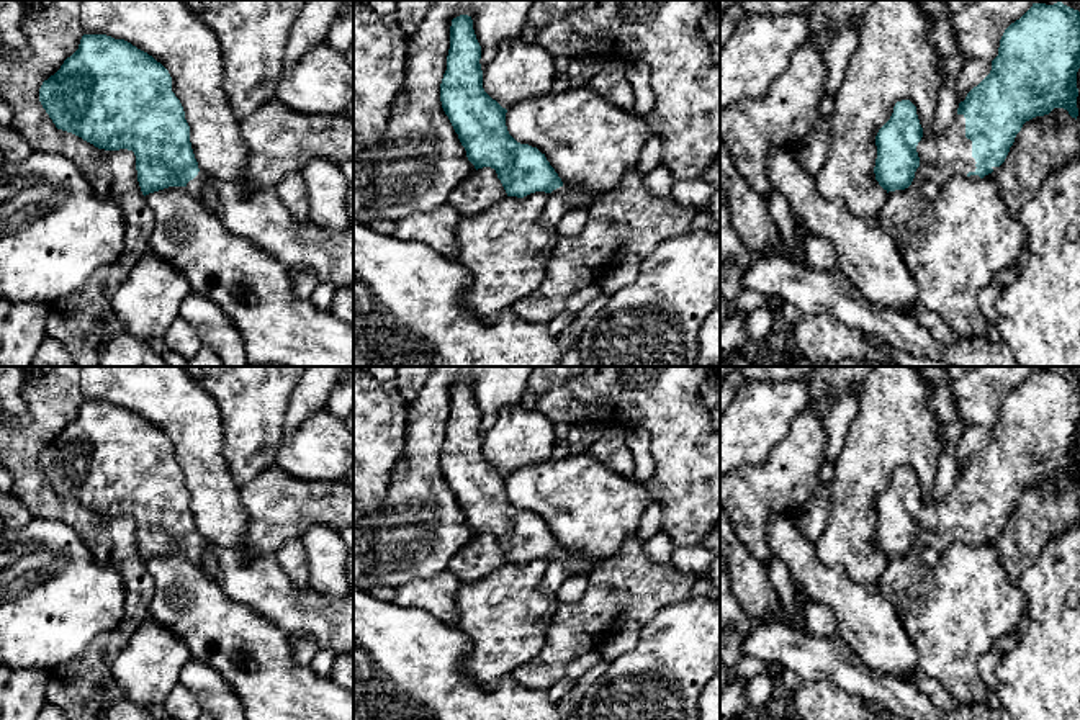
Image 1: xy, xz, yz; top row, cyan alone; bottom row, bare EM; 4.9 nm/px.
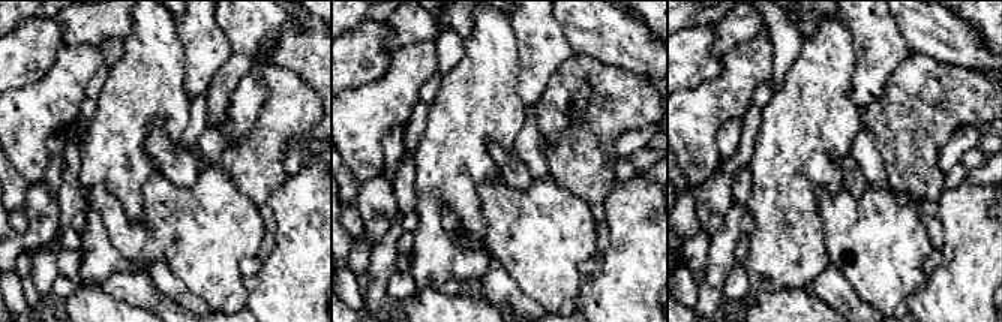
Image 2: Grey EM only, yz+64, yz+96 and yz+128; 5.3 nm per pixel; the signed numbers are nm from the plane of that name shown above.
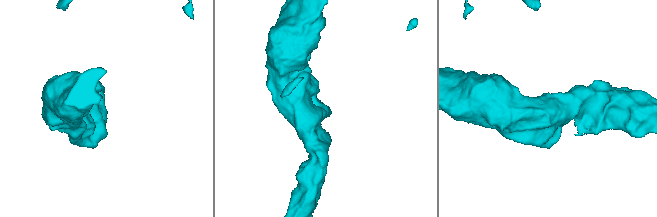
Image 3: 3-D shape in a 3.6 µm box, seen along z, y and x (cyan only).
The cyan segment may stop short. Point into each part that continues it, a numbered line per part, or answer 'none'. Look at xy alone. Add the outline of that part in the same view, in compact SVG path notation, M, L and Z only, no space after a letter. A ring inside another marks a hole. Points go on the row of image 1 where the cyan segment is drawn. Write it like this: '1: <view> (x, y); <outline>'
1: xy (259, 216); M203 172L185 188L200 196L206 183L218 193L214 214L226 231L260 245L290 272L308 270L321 283L353 286L353 227L335 231L314 223L301 226L275 188L247 193L237 185L213 182Z

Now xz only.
1: xz (563, 198); M560 187L548 196L548 201L538 214L538 223L543 227L556 226L566 211L574 208L589 209L597 196L599 193L591 190Z

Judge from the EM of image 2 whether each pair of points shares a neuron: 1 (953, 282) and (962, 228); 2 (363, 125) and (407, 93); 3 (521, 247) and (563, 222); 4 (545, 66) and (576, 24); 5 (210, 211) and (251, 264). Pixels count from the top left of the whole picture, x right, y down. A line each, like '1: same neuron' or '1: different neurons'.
1: same neuron
2: same neuron
3: same neuron
4: different neurons
5: different neurons

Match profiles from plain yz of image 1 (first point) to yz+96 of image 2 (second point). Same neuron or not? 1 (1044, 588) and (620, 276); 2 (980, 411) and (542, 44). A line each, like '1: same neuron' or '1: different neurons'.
1: same neuron
2: different neurons

